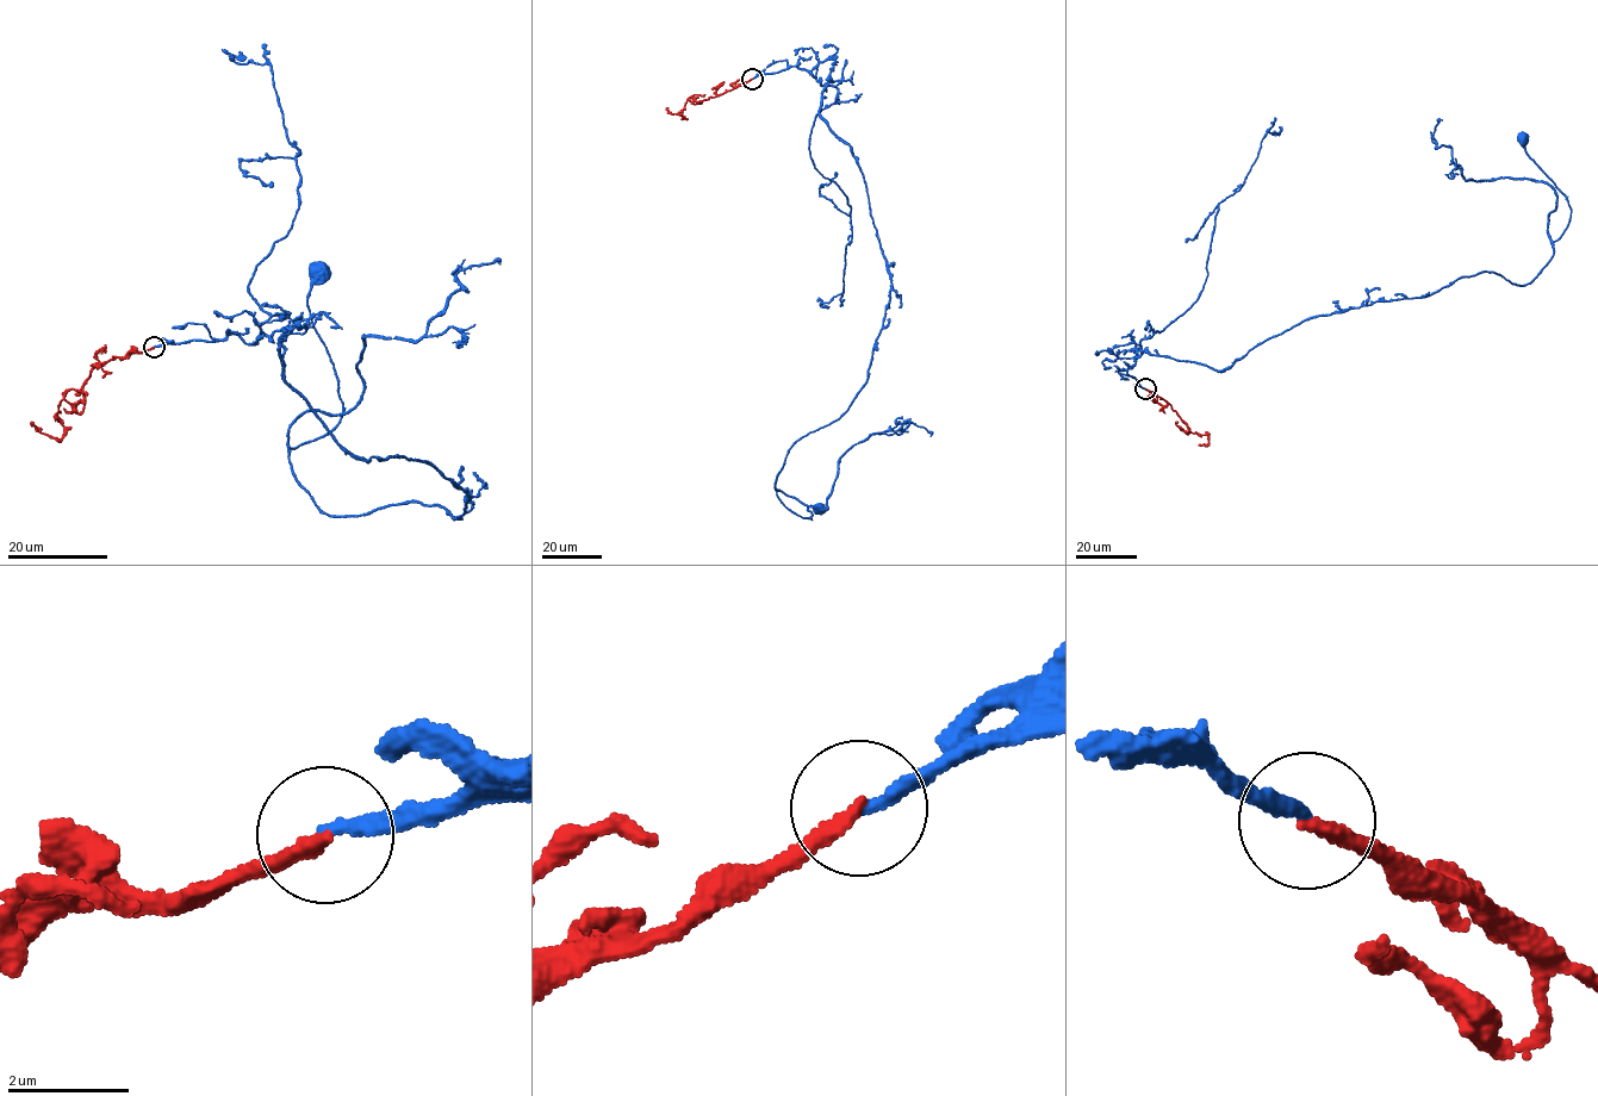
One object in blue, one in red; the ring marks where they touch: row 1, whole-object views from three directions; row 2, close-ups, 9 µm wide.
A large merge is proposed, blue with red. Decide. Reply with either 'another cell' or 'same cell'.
same cell

